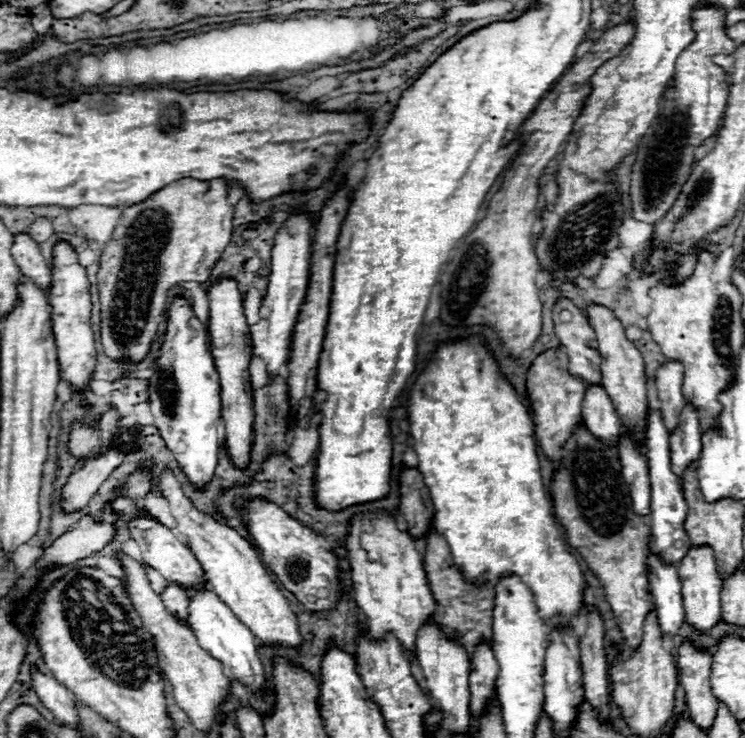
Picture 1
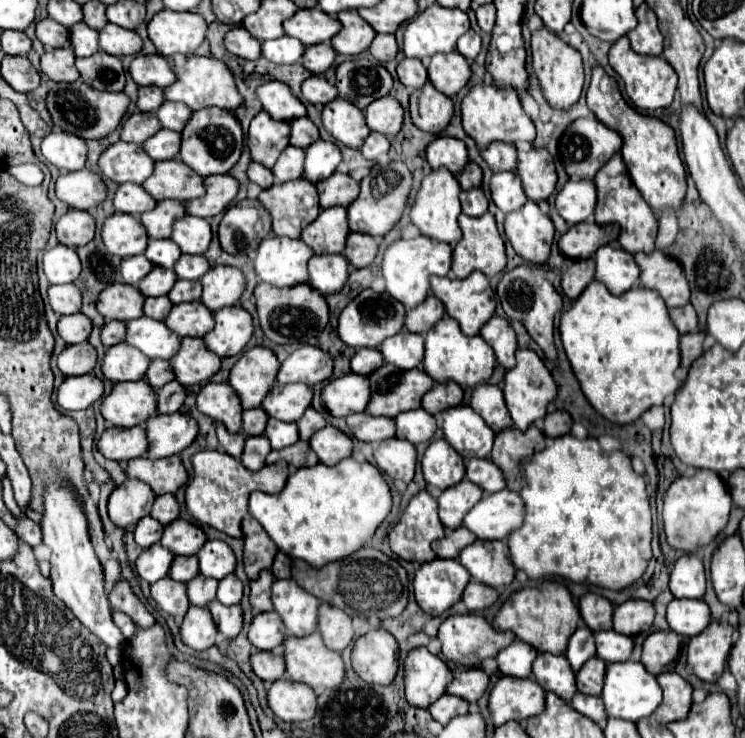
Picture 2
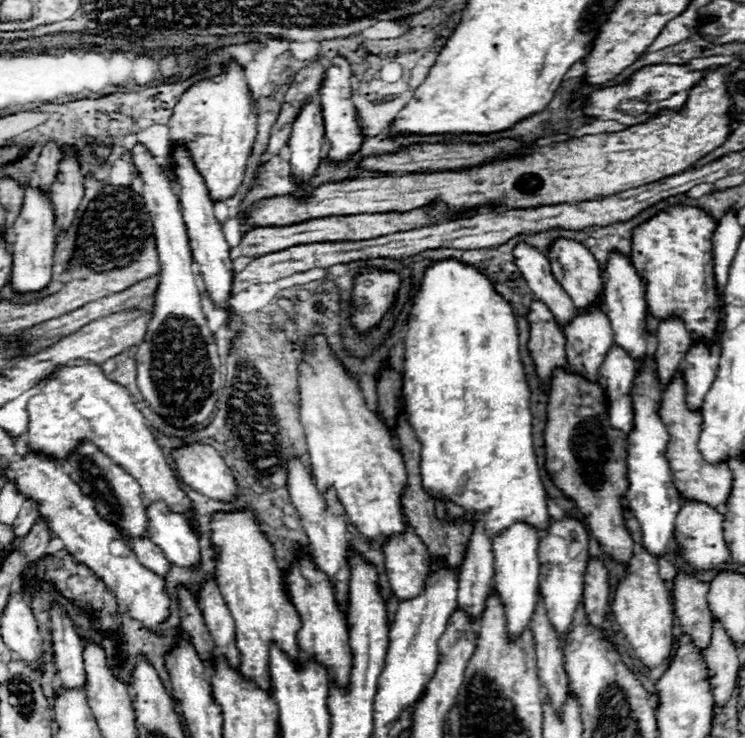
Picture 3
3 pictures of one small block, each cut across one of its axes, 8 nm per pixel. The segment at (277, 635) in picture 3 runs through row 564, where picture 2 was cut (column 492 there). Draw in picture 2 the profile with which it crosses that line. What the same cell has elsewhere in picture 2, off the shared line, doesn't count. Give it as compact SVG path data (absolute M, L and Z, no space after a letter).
M486 212L484 216L472 218L466 214L460 214L458 218L460 228L462 228L462 240L456 244L454 248L454 260L452 260L452 272L456 274L456 278L466 278L470 276L474 270L486 274L488 278L496 276L498 272L502 272L506 268L506 252L504 252L504 242L498 234L496 228L496 220L490 212Z

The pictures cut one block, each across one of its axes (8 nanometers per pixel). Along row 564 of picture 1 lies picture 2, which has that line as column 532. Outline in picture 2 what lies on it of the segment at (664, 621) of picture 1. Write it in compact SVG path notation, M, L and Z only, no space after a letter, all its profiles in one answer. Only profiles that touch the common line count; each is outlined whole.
M516 640L512 646L500 650L496 656L498 668L506 676L516 676L516 678L528 678L532 676L532 662L536 658L536 650L528 646L526 642Z

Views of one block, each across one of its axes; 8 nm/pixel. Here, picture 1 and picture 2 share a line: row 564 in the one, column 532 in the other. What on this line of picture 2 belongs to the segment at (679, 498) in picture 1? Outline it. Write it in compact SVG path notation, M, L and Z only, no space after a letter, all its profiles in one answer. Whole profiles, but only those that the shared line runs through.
M538 654L534 668L534 678L546 692L554 692L562 700L570 702L576 694L576 674L564 656Z

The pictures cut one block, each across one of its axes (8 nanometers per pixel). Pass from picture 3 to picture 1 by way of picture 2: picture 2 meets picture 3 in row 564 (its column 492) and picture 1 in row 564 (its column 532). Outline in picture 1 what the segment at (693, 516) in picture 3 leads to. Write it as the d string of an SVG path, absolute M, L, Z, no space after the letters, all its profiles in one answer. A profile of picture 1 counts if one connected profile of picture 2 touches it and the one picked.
M690 548L686 560L678 564L678 576L682 582L682 598L684 598L684 610L686 610L686 620L688 624L702 632L710 632L712 626L720 620L720 588L722 588L722 578L718 576L714 552L710 548Z

